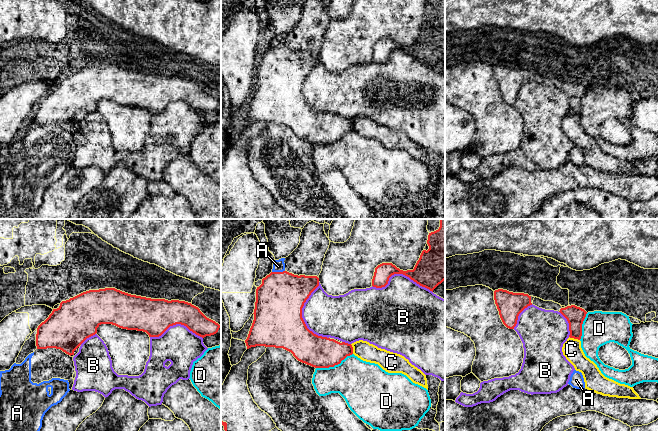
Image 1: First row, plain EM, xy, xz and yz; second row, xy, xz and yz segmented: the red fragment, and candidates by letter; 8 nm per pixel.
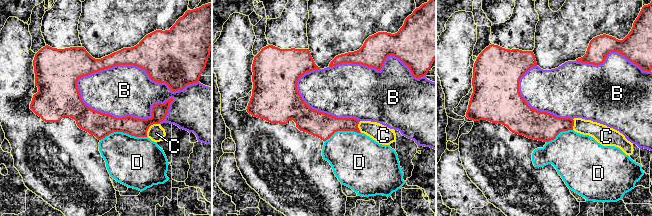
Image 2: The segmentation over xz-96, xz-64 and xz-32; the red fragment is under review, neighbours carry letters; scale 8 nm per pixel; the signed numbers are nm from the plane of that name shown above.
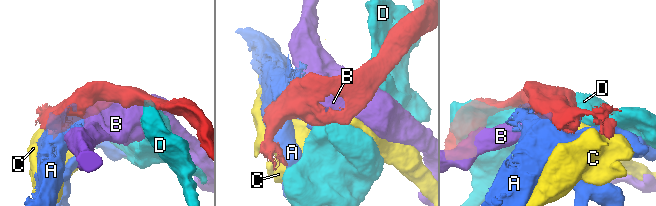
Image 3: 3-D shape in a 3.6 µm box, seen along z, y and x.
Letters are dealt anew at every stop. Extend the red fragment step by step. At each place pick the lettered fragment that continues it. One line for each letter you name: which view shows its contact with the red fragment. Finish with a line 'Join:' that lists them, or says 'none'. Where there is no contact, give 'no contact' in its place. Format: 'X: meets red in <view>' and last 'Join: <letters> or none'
Join: none

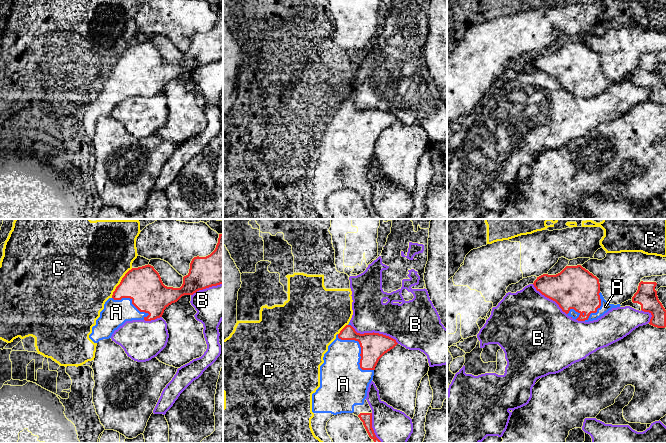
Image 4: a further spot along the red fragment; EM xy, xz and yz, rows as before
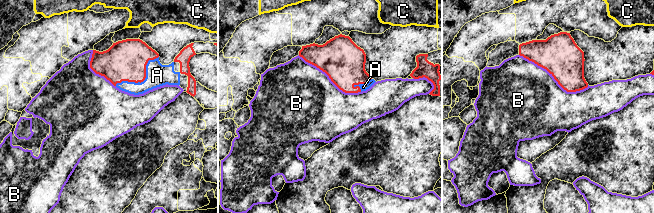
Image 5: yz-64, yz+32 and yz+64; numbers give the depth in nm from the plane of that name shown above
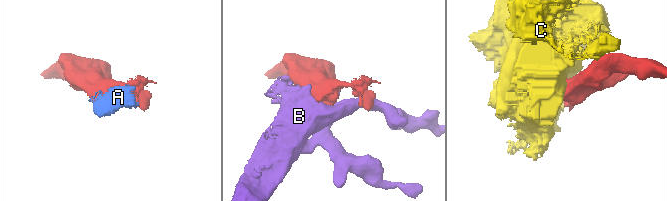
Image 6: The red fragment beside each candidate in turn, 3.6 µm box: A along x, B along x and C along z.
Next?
A: meets red in xz
Join: A

